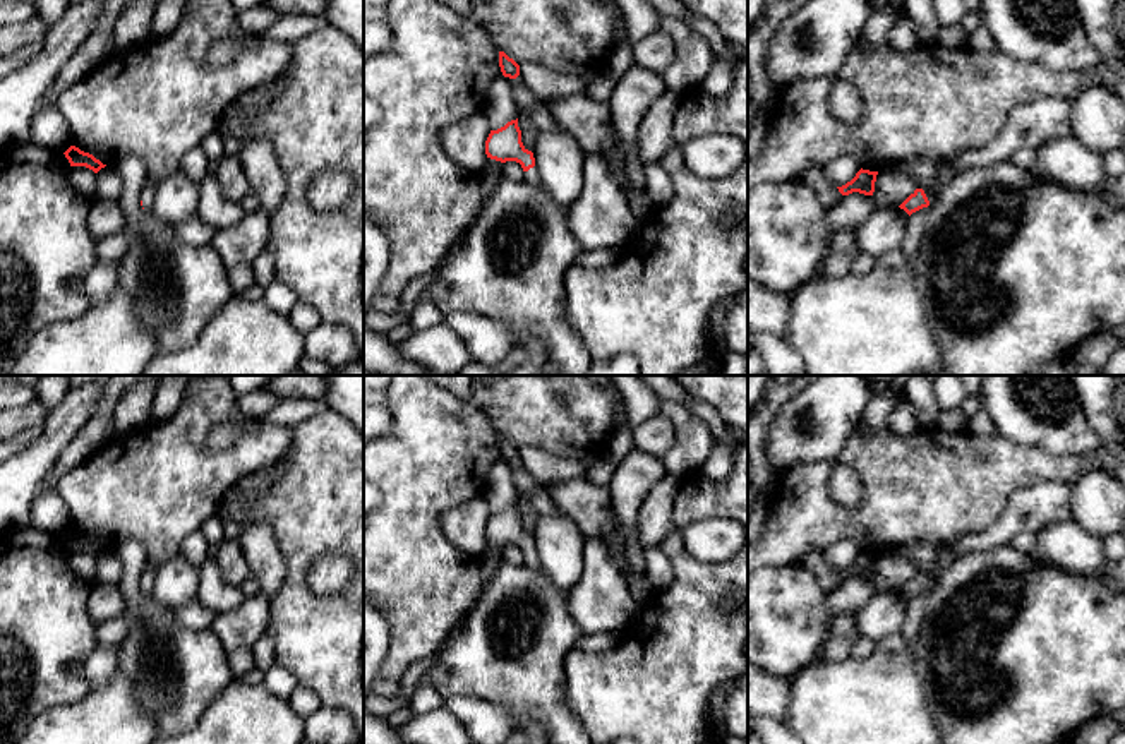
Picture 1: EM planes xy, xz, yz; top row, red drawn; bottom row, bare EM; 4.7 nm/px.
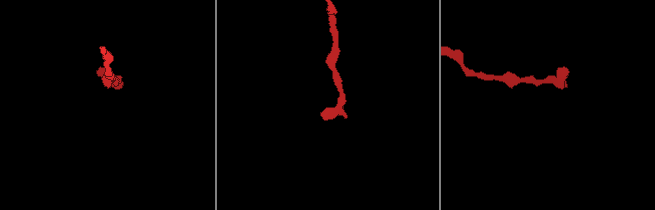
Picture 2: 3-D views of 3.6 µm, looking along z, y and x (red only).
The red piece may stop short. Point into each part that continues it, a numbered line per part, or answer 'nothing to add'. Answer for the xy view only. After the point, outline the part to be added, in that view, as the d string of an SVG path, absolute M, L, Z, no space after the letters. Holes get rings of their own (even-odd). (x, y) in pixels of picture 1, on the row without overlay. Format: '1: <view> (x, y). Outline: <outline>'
1: xy (148, 575). Outline: M146 566L146 569L141 574L141 585L142 585L142 591L144 593L151 593L153 586L154 586L154 578L156 578L156 571L153 566Z

